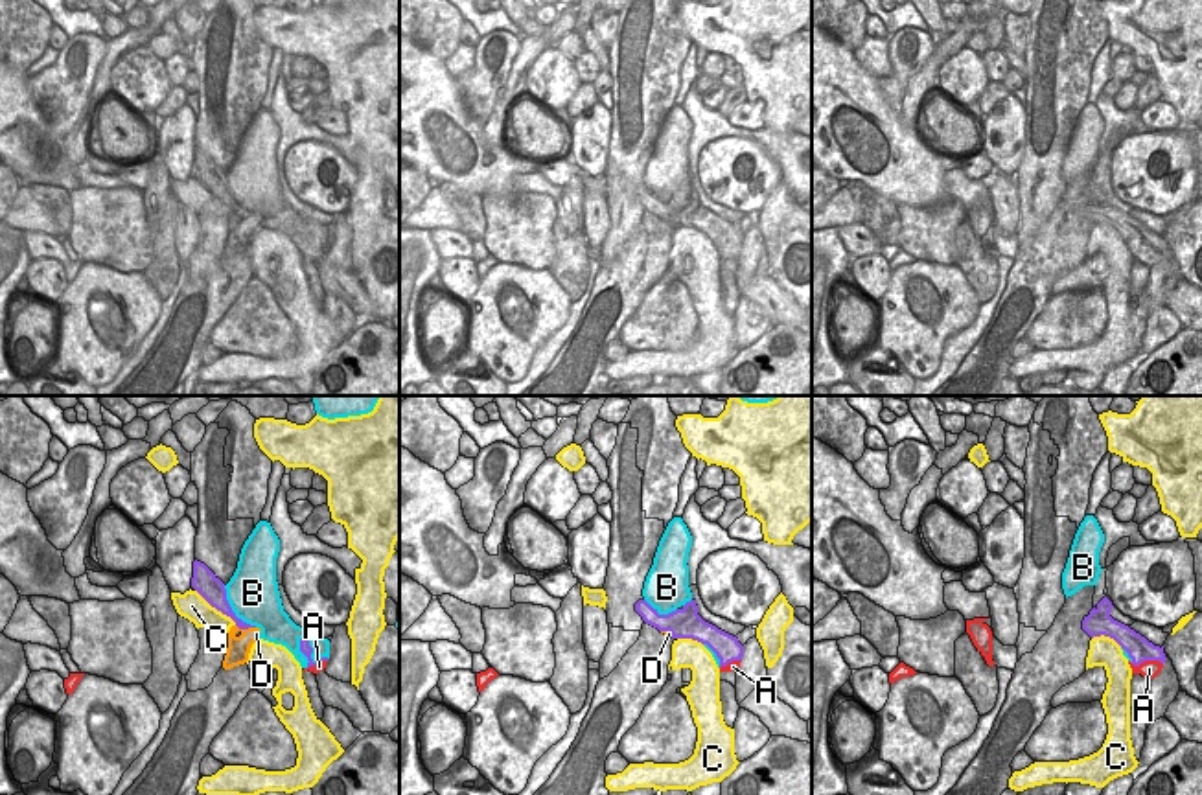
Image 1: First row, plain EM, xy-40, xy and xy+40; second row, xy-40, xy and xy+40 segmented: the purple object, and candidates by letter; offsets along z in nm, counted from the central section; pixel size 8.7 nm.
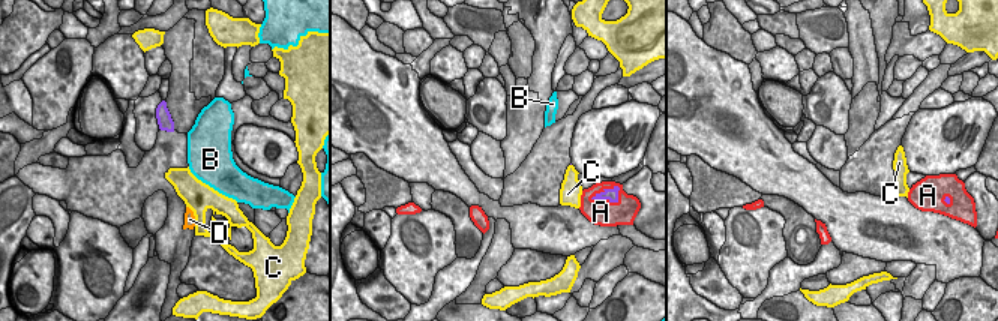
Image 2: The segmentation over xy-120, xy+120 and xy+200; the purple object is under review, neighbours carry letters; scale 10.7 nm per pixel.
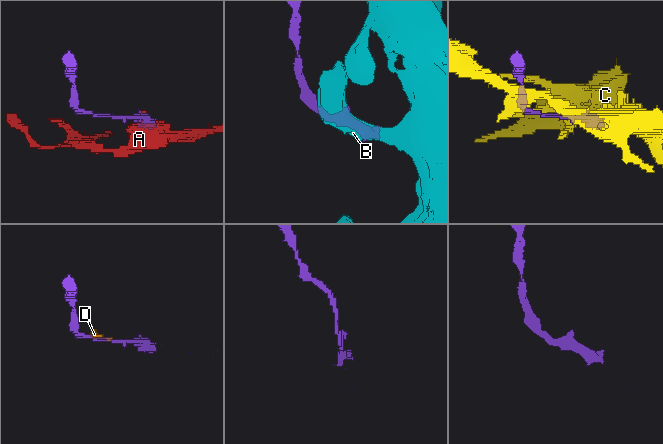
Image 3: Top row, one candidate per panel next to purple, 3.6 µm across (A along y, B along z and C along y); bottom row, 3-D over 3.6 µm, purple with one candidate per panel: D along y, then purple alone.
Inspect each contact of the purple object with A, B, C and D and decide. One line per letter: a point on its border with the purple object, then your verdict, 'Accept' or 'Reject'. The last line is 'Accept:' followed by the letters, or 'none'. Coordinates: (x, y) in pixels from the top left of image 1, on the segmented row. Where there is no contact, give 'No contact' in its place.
A: Touches purple at xy+40 (1147, 659). Reject
B: Touches purple at xy-40 (310, 657). Reject
C: Touches purple at xy-40 (216, 608). Reject
D: Touches purple at xy-40 (245, 628). Reject
Accept: none.

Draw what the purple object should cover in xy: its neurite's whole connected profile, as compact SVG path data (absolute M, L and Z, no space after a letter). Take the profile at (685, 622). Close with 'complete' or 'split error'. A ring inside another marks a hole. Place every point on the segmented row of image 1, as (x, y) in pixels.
M639 600L635 611L646 624L659 631L670 631L672 639L692 639L707 644L720 659L720 668L733 661L742 661L744 646L738 639L705 622L698 615L696 600L687 602L681 609L668 615L659 615L646 600Z; complete

